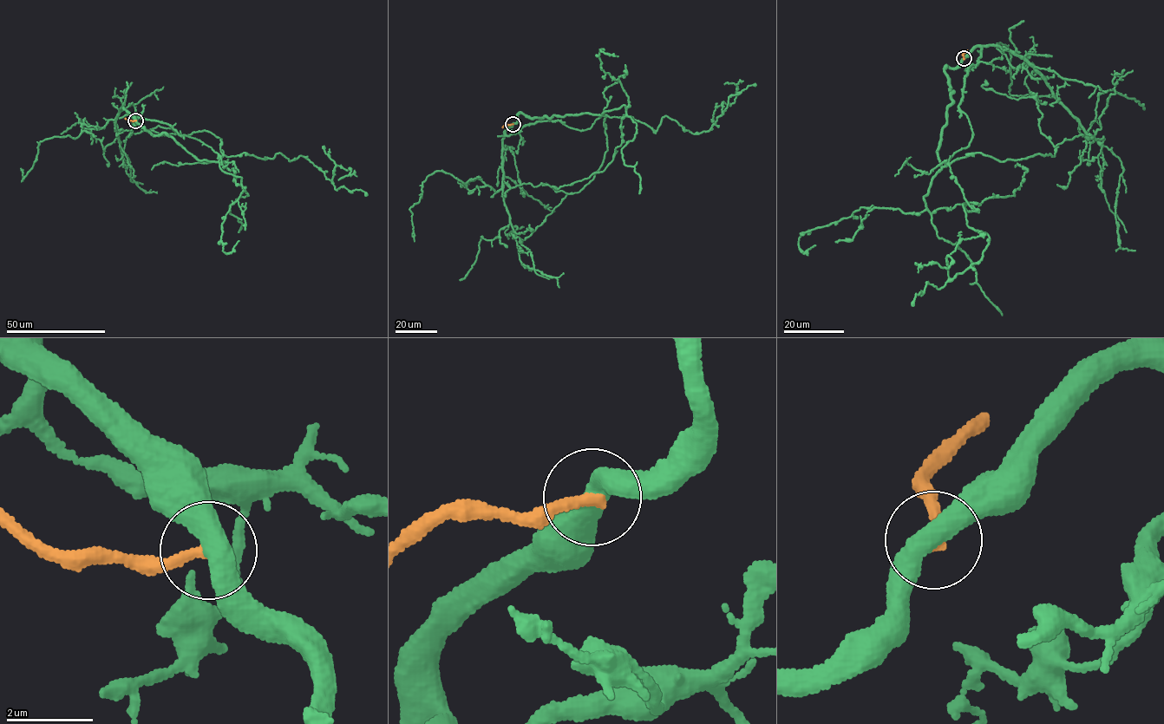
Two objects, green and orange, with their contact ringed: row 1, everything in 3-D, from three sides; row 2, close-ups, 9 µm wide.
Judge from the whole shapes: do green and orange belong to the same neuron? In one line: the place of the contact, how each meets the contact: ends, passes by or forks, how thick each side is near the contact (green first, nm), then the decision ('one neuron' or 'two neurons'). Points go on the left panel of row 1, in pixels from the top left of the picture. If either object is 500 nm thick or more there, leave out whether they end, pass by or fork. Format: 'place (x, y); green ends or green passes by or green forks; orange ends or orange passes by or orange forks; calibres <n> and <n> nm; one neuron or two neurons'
place (135, 120); green passes by; orange ends; calibres 480 and 280 nm; two neurons

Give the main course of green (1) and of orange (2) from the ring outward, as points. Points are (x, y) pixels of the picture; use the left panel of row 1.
1: (135, 120), (199, 159), (219, 161), (221, 140), (158, 126), (130, 133), (123, 153), (130, 180), (142, 184)
2: (135, 120), (125, 118)

